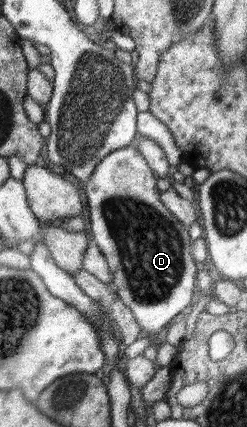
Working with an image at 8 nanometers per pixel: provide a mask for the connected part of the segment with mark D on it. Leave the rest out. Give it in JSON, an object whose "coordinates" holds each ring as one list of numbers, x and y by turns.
{"coordinates":[[127,146,107,154,96,165,94,173,86,181,86,204,90,210,91,240,100,247,113,276,120,300,130,308,136,322,151,335,162,330,172,318,184,315,195,292,196,275,200,265,191,253,189,230,164,206,156,186,158,177,146,163,136,147]]}

